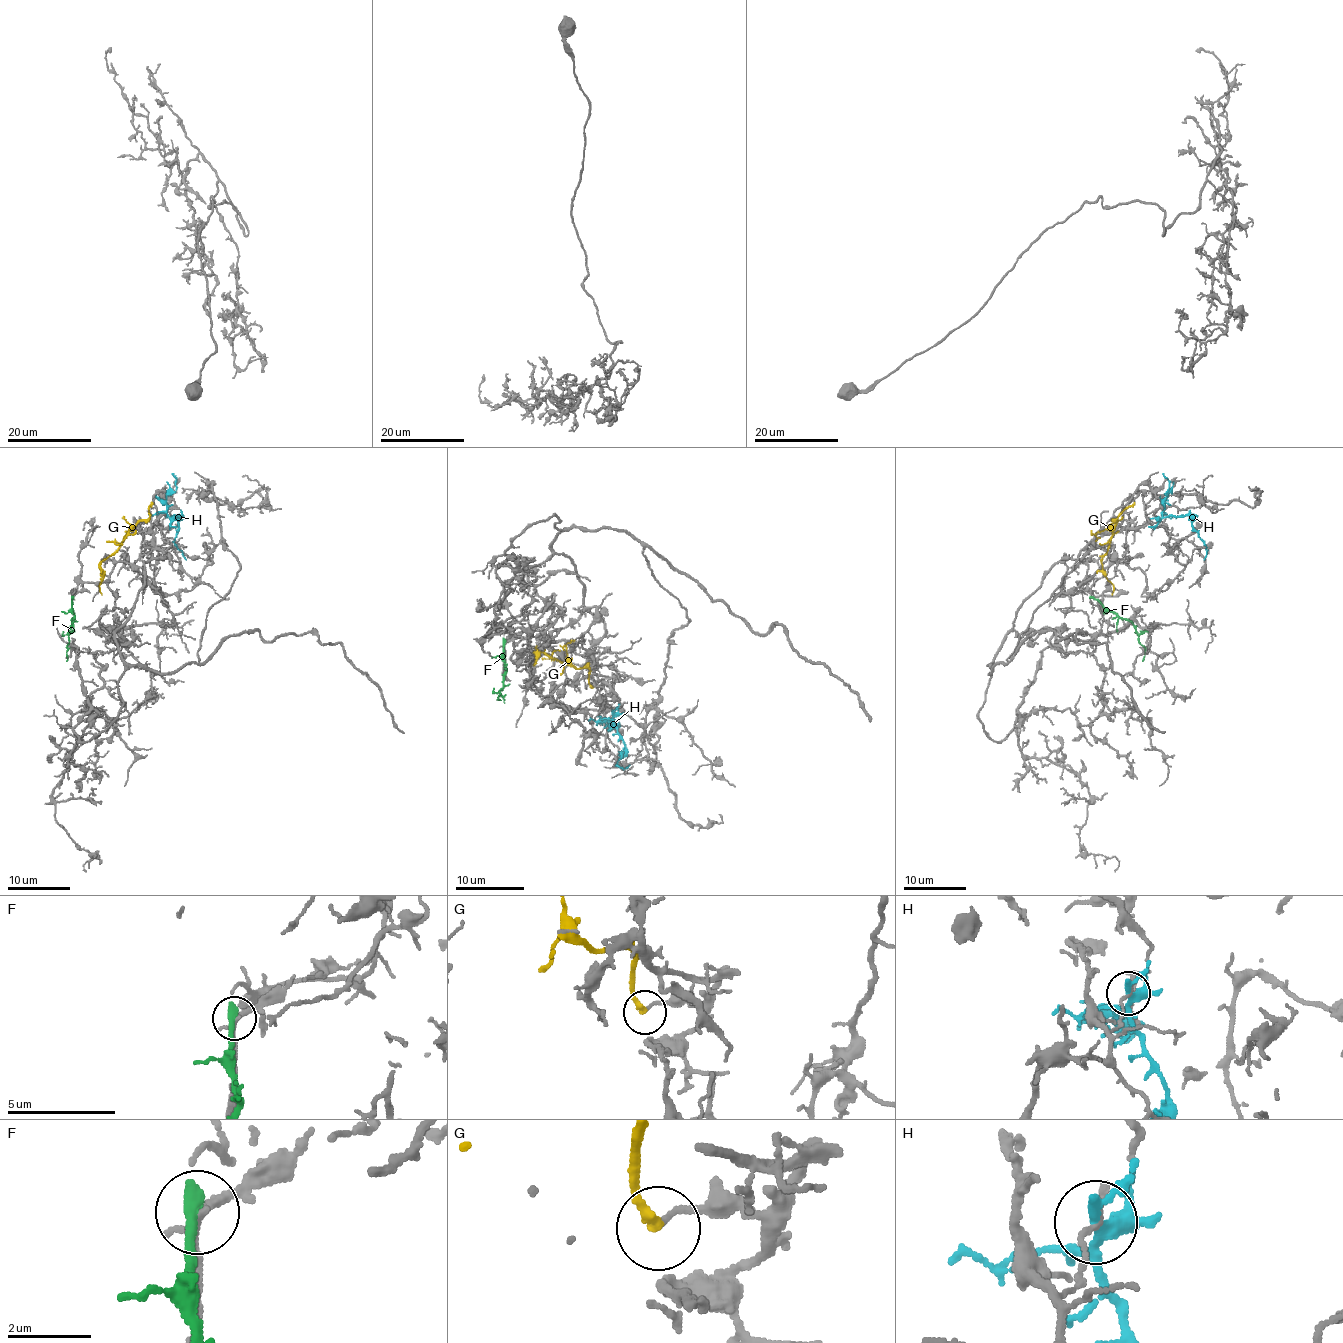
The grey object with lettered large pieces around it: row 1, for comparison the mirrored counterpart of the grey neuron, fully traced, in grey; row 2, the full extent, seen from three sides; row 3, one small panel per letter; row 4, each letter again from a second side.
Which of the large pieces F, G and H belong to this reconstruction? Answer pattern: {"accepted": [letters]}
{"accepted": []}

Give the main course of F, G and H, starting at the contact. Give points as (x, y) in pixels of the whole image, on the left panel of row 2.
F: (73, 597), (67, 661)
G: (153, 502), (149, 516), (135, 526), (101, 563), (101, 594)
H: (170, 523), (173, 516), (181, 515), (174, 543), (185, 560)

